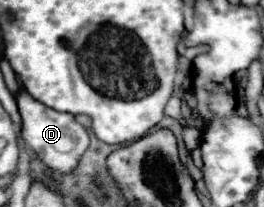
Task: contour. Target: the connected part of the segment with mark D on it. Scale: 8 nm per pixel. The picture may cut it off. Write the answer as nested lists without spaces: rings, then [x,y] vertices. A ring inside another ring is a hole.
[[[26,89],[18,91],[16,105],[18,105],[18,113],[22,117],[20,135],[26,141],[28,149],[34,151],[52,171],[70,173],[78,165],[82,153],[90,145],[88,131],[76,121],[76,117],[72,113],[60,113],[60,111],[56,111],[44,103],[40,103],[38,99],[30,97],[30,93]]]

